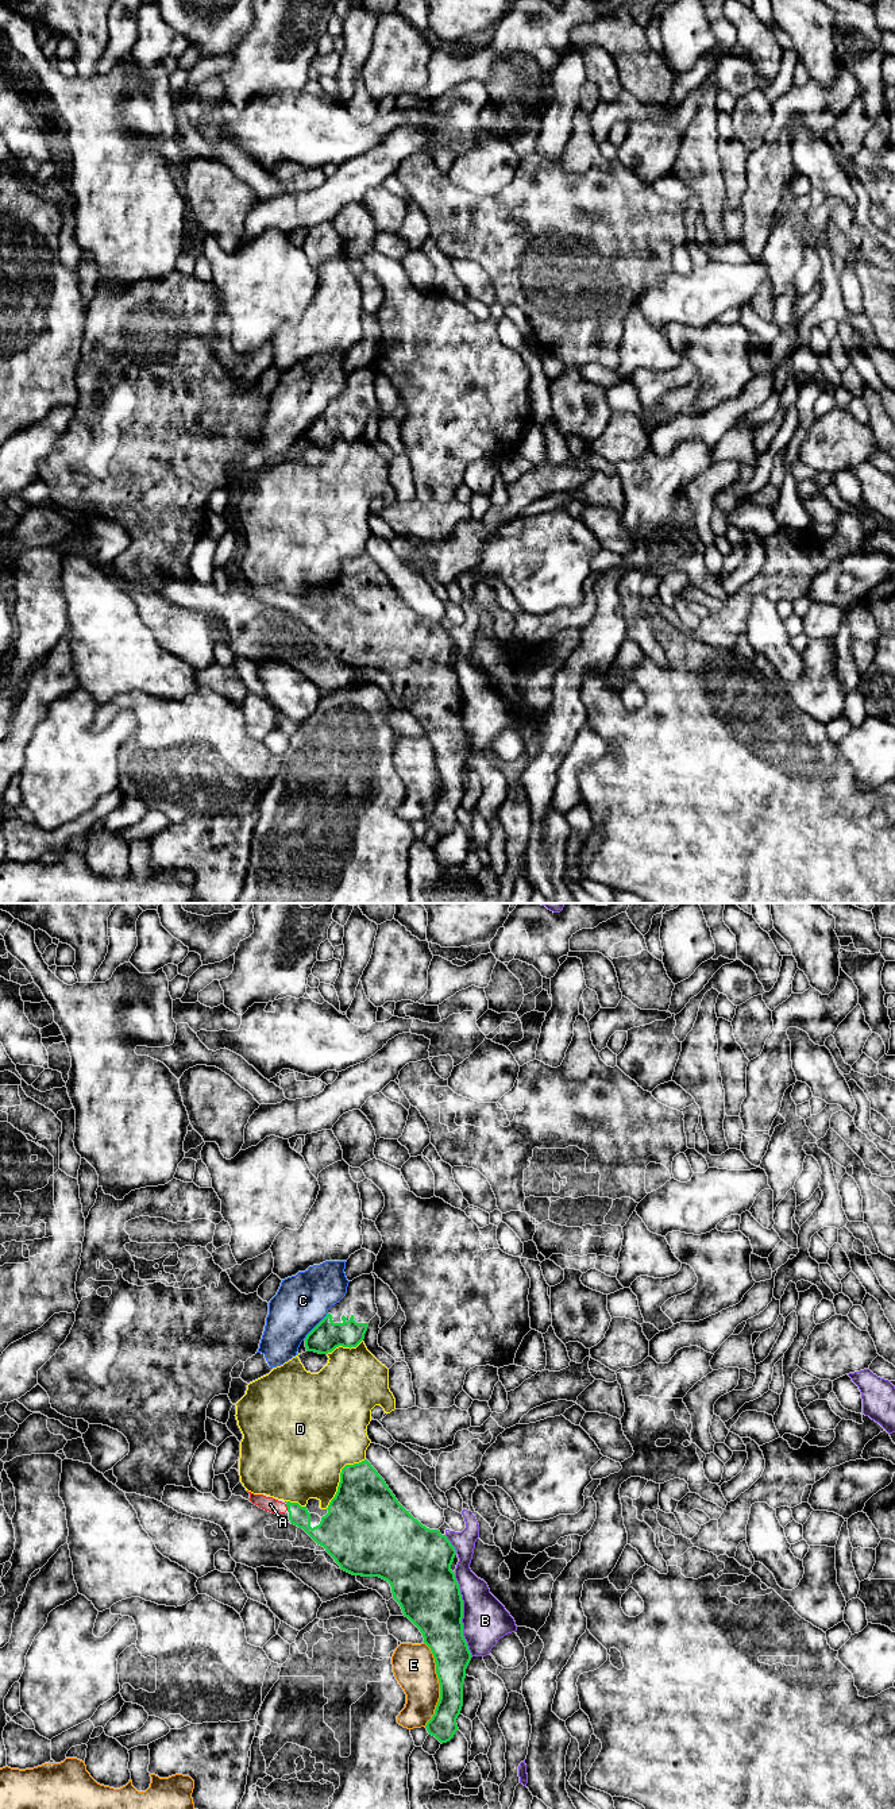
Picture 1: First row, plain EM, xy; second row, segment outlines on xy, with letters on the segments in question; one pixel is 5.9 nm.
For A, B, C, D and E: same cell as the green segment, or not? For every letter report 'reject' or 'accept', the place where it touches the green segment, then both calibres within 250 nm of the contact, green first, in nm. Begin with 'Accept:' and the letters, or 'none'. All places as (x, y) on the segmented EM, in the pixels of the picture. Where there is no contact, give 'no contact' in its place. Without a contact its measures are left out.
Accept: A
A: accept; contact xy (286, 1505); calibres 120 and 90 nm
B: reject; contact xy (462, 1615); calibres 380 and 280 nm
C: reject; contact xy (316, 1326); calibres 180 and 320 nm
D: reject; contact xy (340, 1477); calibres 400 and 480 nm
E: reject; contact xy (439, 1682); calibres 220 and 260 nm

